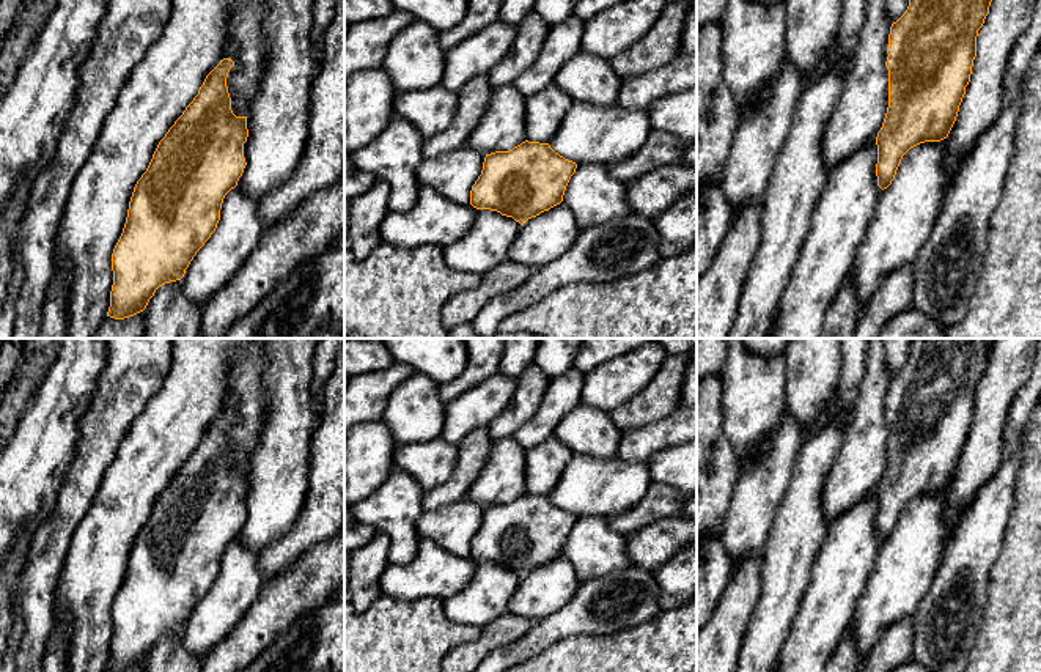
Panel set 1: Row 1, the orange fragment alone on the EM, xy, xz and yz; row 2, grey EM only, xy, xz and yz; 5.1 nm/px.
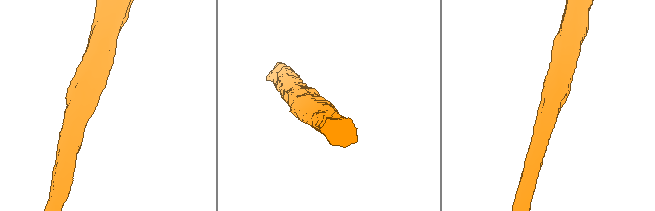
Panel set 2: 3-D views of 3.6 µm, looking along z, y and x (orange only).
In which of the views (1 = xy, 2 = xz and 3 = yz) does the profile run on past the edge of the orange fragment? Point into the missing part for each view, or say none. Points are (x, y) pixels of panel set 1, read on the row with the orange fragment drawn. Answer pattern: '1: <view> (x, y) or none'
1: none
2: none
3: none

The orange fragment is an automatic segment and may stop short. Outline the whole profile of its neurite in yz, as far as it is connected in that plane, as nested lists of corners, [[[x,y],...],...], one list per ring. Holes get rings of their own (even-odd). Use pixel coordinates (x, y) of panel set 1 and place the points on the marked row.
[[[909,0],[906,13],[892,24],[885,61],[888,107],[876,137],[876,176],[882,190],[910,148],[948,137],[991,2]]]

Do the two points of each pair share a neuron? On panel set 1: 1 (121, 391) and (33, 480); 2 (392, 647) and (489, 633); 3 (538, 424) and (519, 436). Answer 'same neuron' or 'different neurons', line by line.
1: different neurons
2: same neuron
3: same neuron

